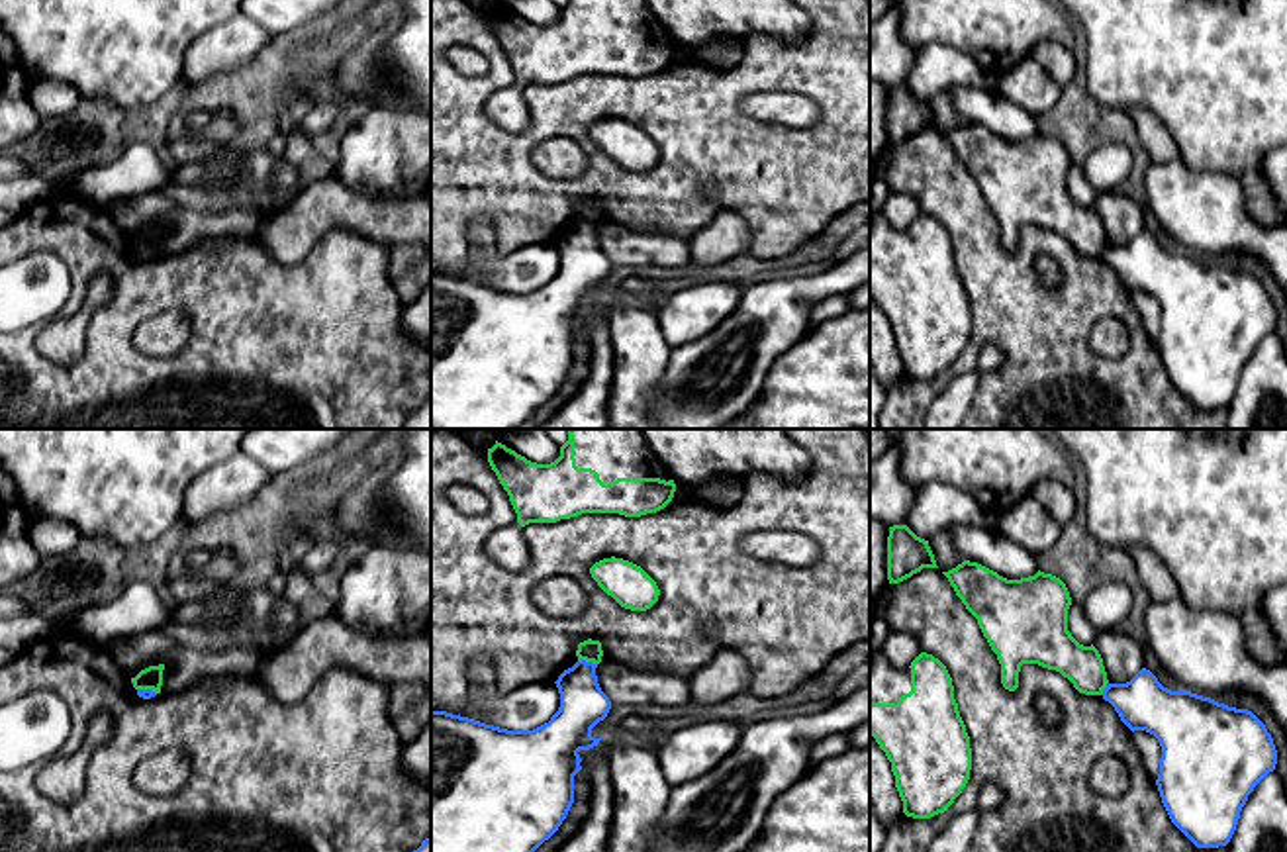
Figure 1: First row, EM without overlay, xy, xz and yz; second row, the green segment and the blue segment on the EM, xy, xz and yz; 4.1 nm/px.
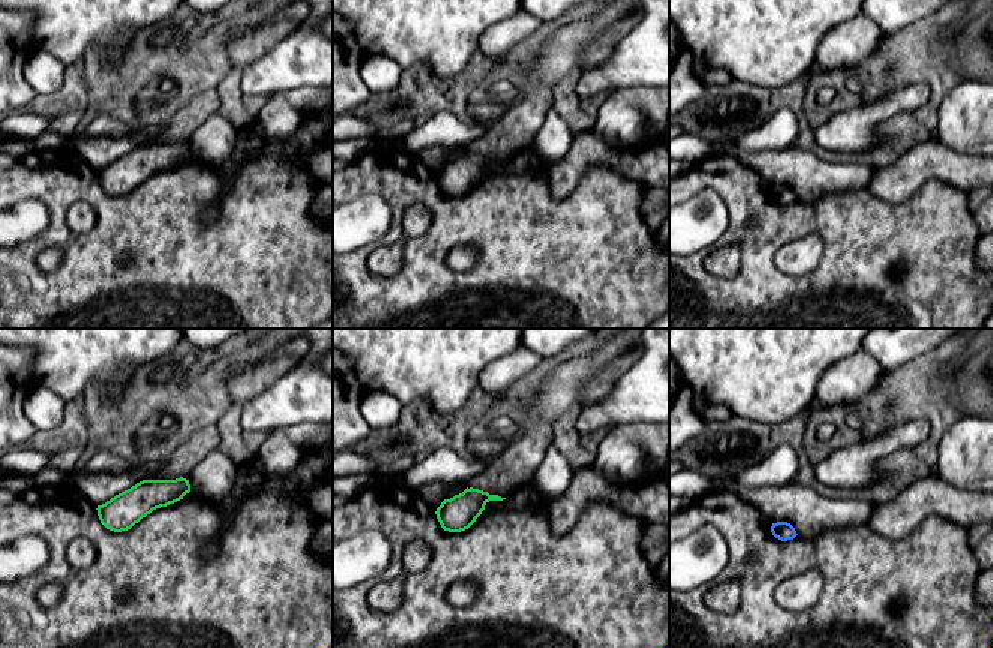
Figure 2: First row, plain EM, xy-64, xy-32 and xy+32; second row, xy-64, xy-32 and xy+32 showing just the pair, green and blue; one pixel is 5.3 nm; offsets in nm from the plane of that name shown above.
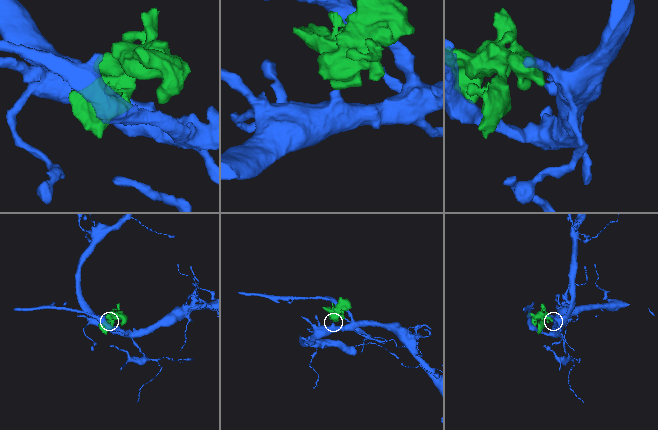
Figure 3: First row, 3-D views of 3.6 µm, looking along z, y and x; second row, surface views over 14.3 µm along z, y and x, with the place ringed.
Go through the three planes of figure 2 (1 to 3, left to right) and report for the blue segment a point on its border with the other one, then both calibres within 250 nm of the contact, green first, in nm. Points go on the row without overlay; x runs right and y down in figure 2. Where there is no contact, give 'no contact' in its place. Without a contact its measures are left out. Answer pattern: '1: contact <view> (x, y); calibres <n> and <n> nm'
1: no contact
2: no contact
3: no contact

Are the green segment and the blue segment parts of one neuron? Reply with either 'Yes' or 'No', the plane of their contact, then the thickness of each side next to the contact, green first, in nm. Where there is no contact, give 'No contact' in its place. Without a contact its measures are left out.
No. Touches green in xz. Thickness 90 nm (green) against 190 nm

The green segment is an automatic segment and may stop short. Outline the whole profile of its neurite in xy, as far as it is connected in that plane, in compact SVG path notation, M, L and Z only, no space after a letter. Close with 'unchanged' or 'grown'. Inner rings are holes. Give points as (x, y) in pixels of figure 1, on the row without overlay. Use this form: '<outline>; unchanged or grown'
M165 225L149 227L149 229L141 231L135 239L131 239L133 249L135 251L153 251L155 255L161 255L163 231L165 231Z; unchanged

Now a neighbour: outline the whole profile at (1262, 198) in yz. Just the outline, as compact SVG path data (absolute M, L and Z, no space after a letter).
M1058 0L1079 20L1087 39L1087 88L1101 104L1150 110L1169 131L1179 161L1193 170L1238 176L1248 208L1265 225L1281 221L1262 176L1263 157L1287 145L1287 0Z

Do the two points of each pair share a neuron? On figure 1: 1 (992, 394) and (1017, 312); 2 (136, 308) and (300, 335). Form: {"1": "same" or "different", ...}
{"1": "same", "2": "same"}

